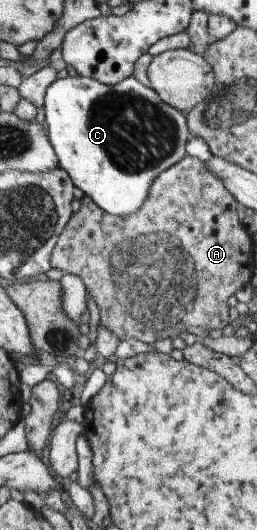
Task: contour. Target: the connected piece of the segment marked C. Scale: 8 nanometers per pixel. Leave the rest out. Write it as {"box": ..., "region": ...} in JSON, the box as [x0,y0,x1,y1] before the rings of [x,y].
{"box":[42,73,190,218],"region":[[[76,73],[55,78],[44,94],[42,108],[47,140],[53,147],[58,166],[65,170],[75,188],[95,202],[95,206],[119,218],[135,214],[143,206],[147,190],[157,174],[186,154],[185,144],[190,134],[185,113],[167,106],[154,90],[143,86],[132,76],[112,85]]]}

